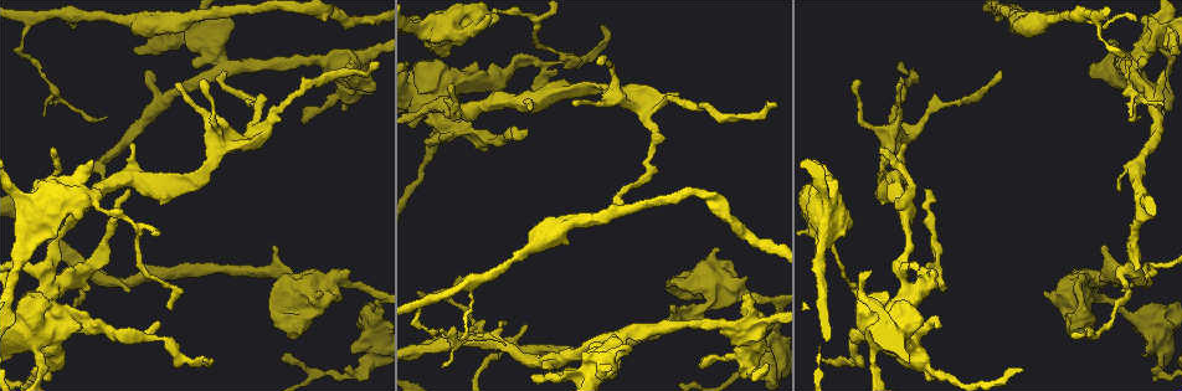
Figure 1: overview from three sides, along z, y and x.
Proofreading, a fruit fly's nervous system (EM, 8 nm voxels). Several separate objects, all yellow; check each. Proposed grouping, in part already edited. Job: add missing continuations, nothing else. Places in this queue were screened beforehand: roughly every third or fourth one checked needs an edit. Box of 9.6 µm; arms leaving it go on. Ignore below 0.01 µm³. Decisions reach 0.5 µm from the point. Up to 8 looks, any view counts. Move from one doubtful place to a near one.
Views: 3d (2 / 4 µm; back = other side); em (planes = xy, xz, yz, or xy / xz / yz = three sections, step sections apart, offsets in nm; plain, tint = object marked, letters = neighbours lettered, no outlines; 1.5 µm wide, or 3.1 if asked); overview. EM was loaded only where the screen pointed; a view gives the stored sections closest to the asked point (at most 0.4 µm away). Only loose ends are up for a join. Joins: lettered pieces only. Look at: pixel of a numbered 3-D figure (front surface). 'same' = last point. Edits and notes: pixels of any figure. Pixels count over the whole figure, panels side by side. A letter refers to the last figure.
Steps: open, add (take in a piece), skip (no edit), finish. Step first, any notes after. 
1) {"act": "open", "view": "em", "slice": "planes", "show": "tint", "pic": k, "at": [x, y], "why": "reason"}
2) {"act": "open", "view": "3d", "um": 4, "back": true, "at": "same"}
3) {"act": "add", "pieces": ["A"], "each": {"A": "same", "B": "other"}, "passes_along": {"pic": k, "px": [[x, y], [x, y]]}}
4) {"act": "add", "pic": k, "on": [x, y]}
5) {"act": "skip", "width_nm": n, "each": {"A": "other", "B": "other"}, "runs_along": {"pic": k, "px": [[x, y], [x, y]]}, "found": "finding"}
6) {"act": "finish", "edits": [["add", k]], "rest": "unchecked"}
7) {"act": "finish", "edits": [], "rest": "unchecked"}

{"act": "open", "view": "em", "slice": "xz", "step": 8, "show": "tint", "pic": 1, "at": [1074, 336], "why": "tapers out"}

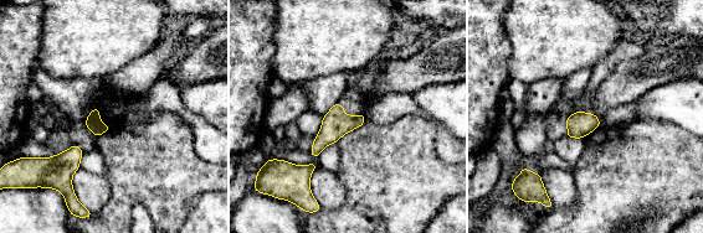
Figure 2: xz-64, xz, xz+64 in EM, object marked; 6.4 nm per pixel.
{"act": "open", "view": "em", "slice": "planes", "show": "letters", "at": "same"}

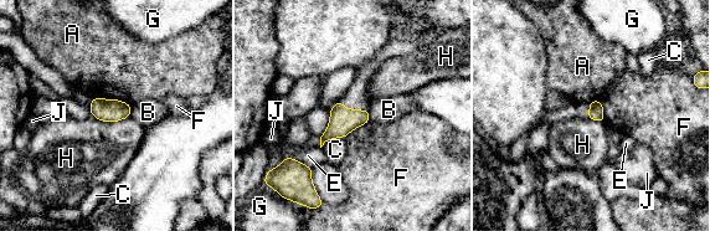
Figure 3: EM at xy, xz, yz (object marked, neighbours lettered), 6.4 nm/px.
{"act": "skip", "width_nm": 100, "each": {"A": "other", "B": "other", "C": "other", "E": "other", "F": "other", "G": "other", "H": "other", "J": "other"}, "found": "none of them fits"}

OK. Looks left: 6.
{"act": "open", "view": "3d", "um": 4, "pic": 1, "at": [1136, 271], "why": "an open end"}

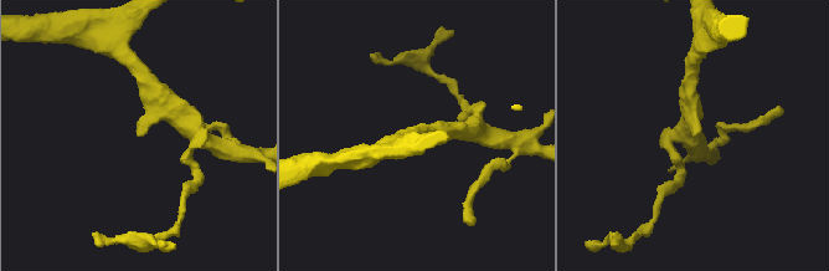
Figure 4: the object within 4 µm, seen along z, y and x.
{"act": "open", "view": "em", "slice": "xz", "step": 4, "show": "tint", "pic": 4, "at": [139, 136]}

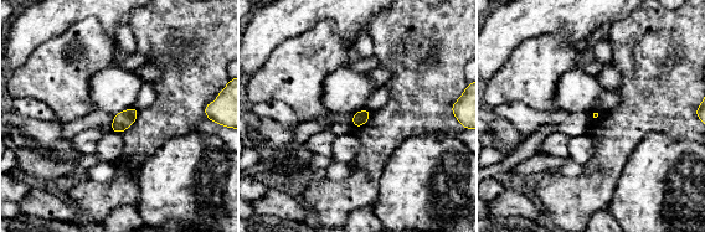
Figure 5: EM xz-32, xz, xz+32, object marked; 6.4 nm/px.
{"act": "open", "view": "em", "slice": "planes", "show": "letters", "at": "same"}

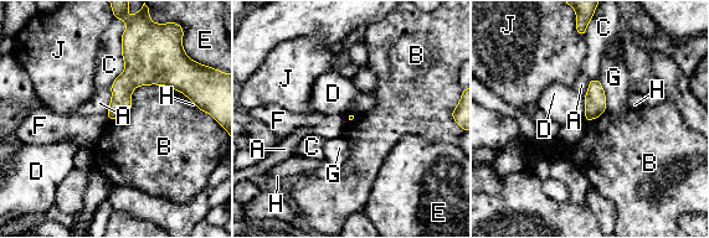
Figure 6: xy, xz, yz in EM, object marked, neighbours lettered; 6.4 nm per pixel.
{"act": "skip", "each": {"A": "other", "B": "other", "C": "other", "D": "other", "E": "other", "F": "other", "G": "other", "H": "other", "J": "other"}, "border": {"pic": 6, "px": [[180, 92], [139, 84], [109, 120]]}, "found": "no lettered piece goes on from it"}

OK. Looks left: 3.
{"act": "open", "view": "em", "slice": "planes", "show": "letters", "pic": 1, "at": [606, 28], "why": "branch stops here"}

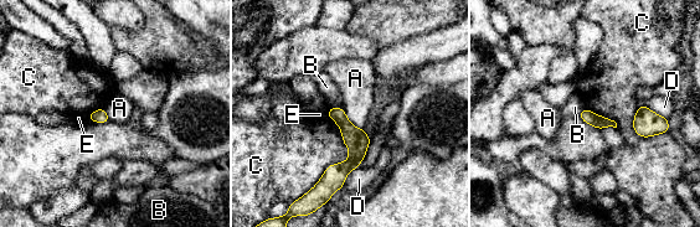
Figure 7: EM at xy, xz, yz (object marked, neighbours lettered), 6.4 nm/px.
{"act": "skip", "each": {"A": "other", "B": "other", "C": "other", "D": "other", "E": "other"}, "border": {"pic": 7, "px": [[341, 108], [346, 118], [364, 130]]}, "found": "no lettered piece goes on from it"}

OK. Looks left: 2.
{"act": "finish", "edits": [], "rest": "unchecked"}

